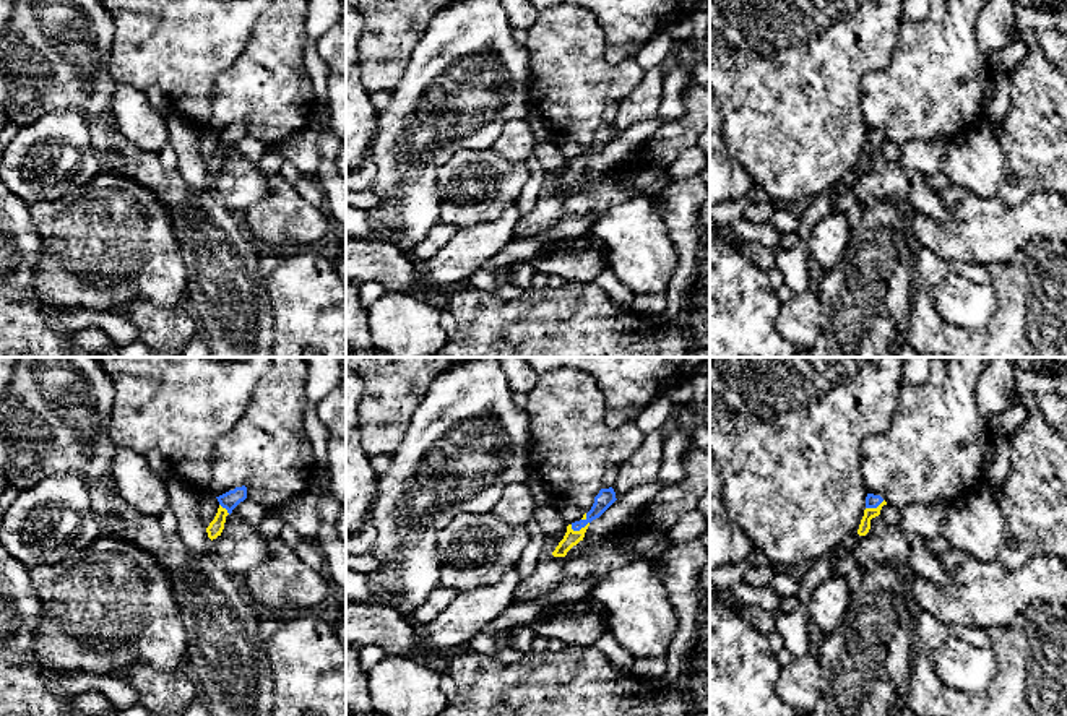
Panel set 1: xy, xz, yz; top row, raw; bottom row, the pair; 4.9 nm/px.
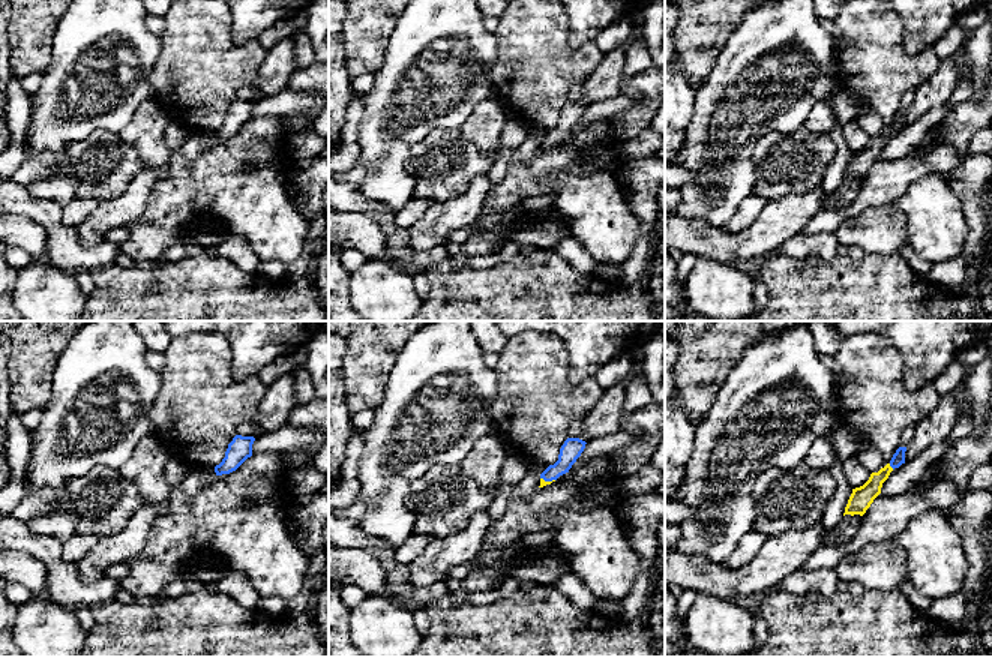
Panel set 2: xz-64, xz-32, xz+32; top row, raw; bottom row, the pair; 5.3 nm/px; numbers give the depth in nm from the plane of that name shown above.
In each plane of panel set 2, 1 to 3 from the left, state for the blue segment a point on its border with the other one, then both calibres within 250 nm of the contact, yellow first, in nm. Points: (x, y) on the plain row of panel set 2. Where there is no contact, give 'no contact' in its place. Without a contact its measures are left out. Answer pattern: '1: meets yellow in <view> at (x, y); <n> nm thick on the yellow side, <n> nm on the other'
1: no contact
2: meets yellow in xz-32 at (548, 146); 30 nm thick on the yellow side, 110 nm on the other
3: meets yellow in xz+32 at (890, 131); 120 nm thick on the yellow side, 70 nm on the other

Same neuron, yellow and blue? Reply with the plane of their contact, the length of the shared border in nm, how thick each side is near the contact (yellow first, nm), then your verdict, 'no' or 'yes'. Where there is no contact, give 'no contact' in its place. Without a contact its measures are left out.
contact in xz; length 100 nm; calibres 80 and 90 nm; yes

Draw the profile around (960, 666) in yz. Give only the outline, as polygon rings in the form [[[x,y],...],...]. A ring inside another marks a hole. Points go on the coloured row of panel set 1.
[[[957,635],[934,654],[939,679],[952,690],[983,693],[997,674],[997,659],[989,646],[973,646]]]

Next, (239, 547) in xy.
[[[235,515],[226,516],[224,529],[211,541],[211,547],[224,568],[239,580],[270,555],[270,541]]]

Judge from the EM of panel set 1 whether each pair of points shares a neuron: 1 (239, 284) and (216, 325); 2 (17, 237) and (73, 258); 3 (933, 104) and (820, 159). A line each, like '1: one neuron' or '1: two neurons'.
1: one neuron
2: two neurons
3: two neurons

